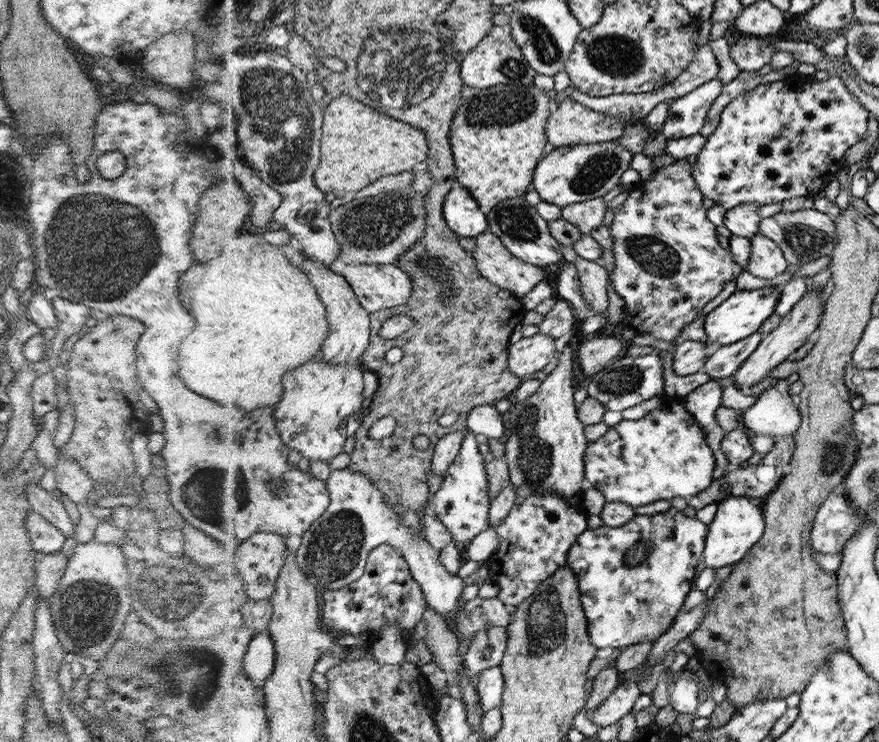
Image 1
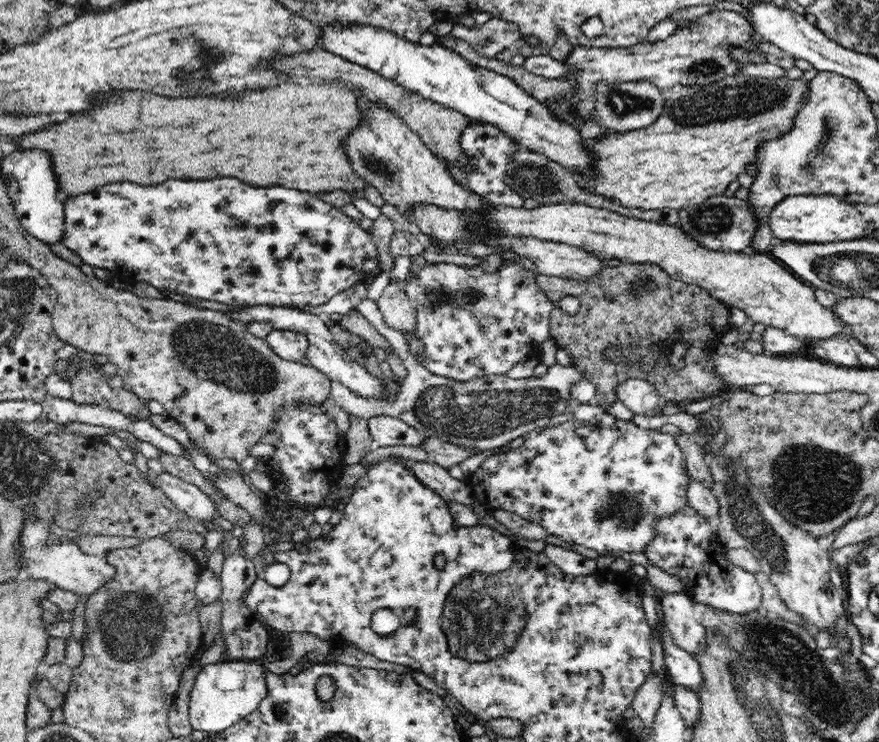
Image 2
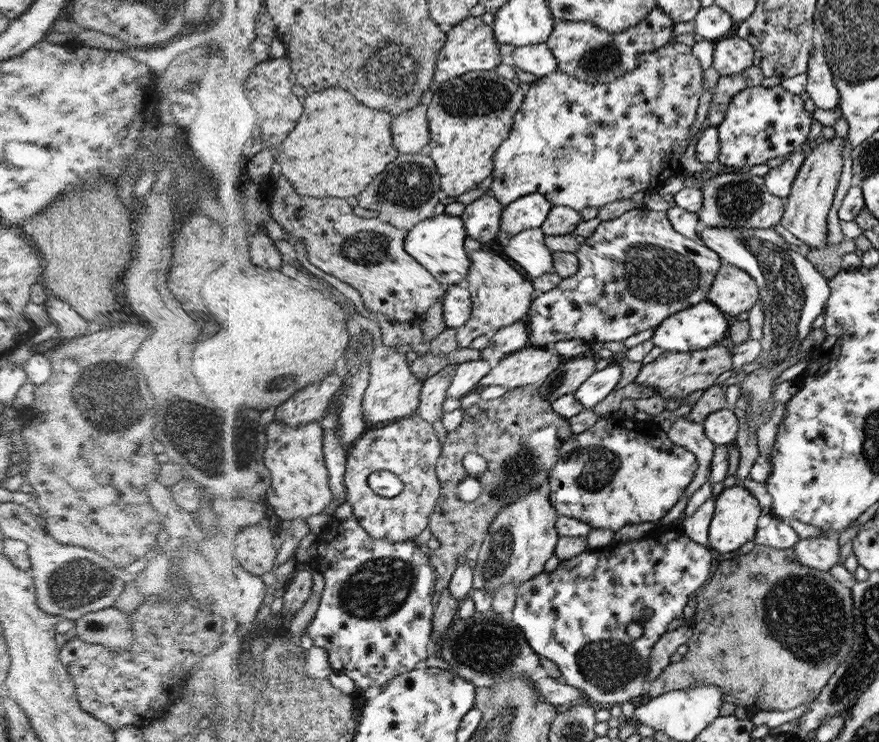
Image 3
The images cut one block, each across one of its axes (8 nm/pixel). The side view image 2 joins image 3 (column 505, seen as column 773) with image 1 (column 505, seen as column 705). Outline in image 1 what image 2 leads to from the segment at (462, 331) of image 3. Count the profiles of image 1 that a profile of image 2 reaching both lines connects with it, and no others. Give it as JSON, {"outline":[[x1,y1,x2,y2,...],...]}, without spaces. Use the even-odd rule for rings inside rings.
{"outline":[[490,230,476,237,476,247,471,253,478,261,479,271,492,284,518,298,544,280,544,272,540,268,516,257]]}

